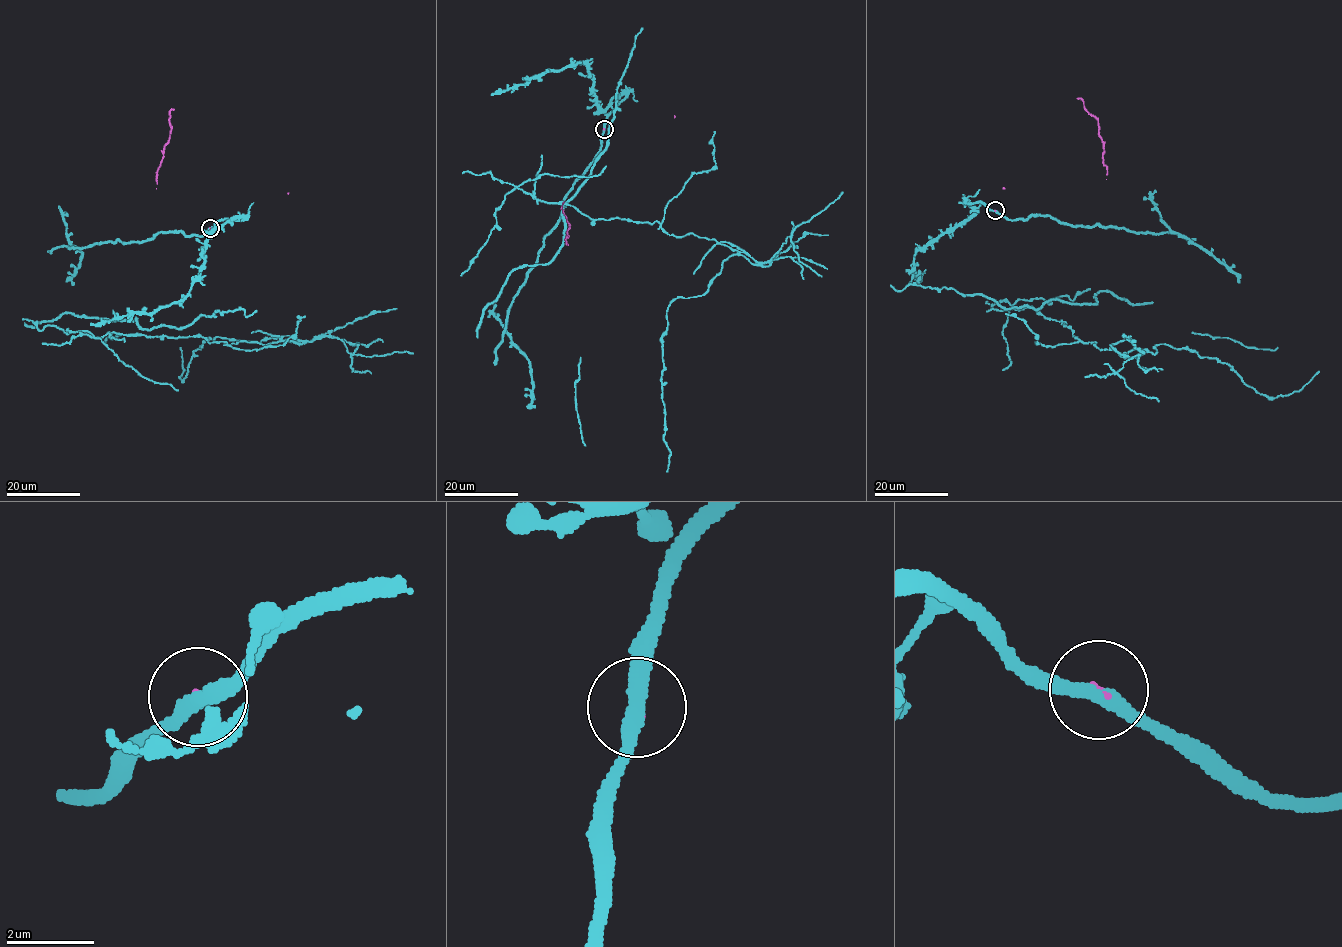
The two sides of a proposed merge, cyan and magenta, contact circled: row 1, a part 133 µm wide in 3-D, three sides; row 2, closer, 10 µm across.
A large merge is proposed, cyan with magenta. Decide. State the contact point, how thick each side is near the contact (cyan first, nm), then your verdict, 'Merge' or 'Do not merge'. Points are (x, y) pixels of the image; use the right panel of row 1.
Place: (995, 210). Thickness 360 nm (cyan) against 50 nm. Do not merge

